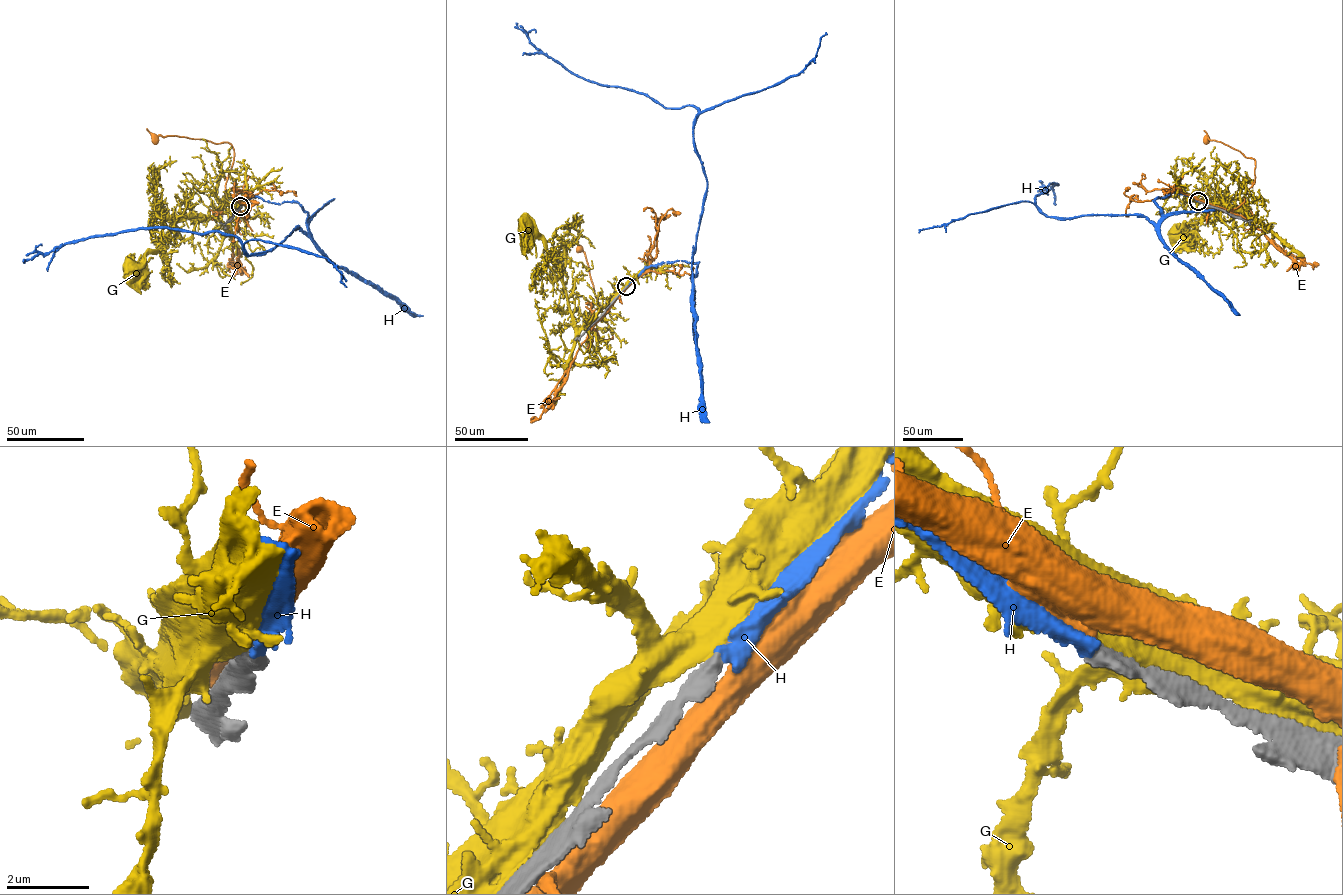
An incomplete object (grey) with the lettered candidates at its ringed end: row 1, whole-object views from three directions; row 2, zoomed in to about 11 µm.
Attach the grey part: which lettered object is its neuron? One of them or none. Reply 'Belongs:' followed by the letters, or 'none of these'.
Belongs: H

